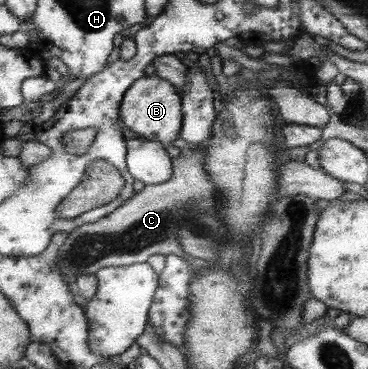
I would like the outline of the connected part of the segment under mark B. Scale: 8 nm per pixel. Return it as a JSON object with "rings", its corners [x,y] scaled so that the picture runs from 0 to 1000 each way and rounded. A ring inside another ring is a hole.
{"rings":[[[421,201],[370,217],[345,244],[326,287],[326,312],[345,347],[386,374],[448,388],[476,385],[495,369],[500,314],[495,257],[467,222],[427,209]]]}

